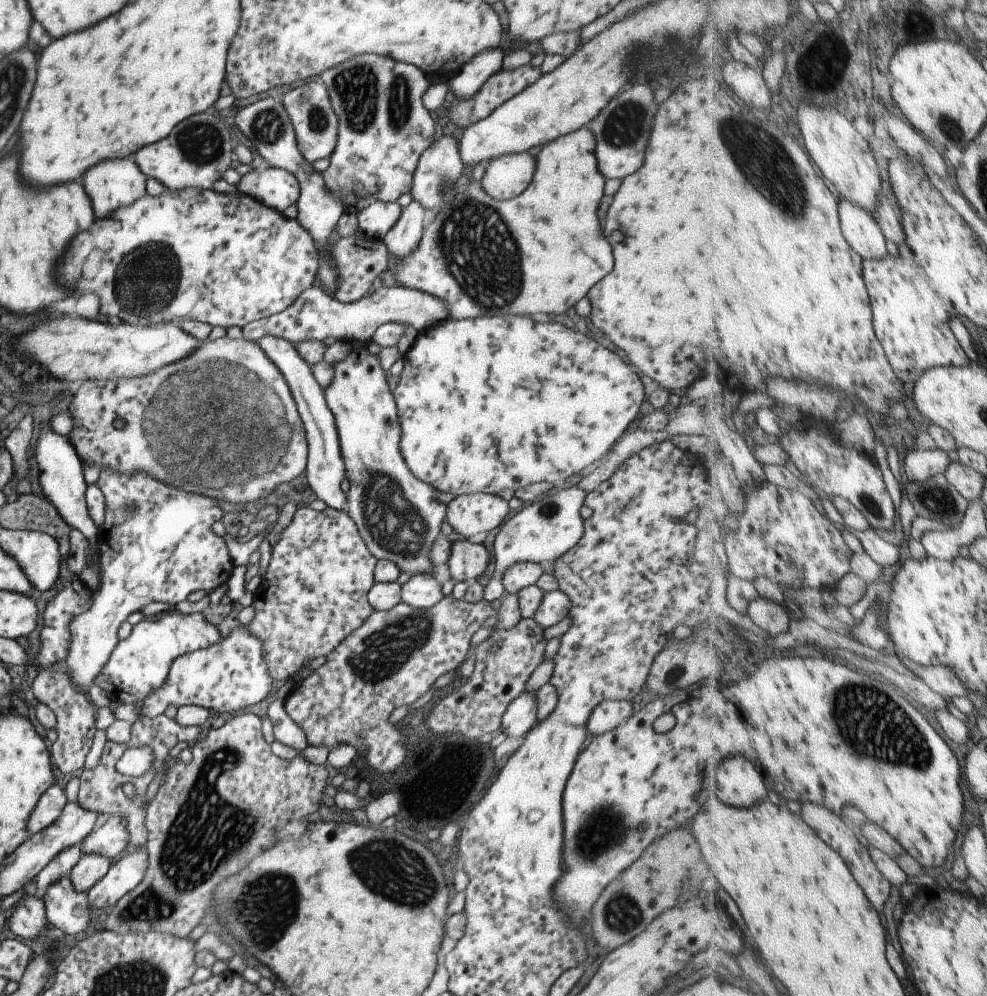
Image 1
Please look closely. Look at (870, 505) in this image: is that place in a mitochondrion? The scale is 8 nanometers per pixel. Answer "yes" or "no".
yes

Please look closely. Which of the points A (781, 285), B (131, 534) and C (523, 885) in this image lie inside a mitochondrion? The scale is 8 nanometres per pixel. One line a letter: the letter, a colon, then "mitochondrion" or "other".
A: other
B: other
C: other

